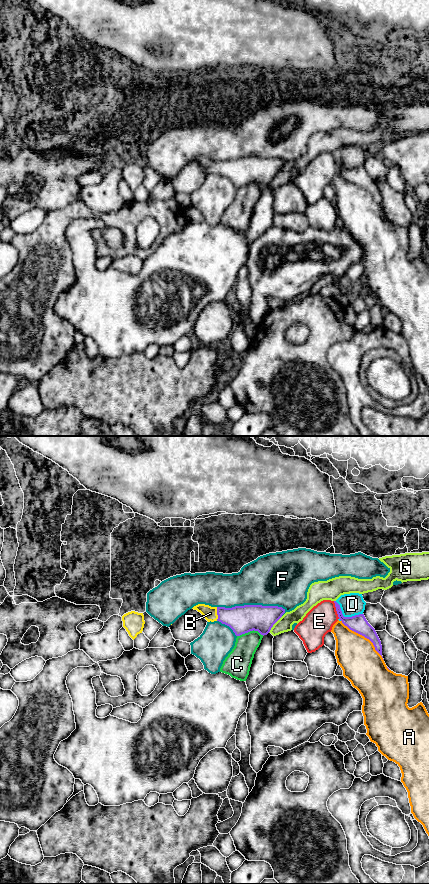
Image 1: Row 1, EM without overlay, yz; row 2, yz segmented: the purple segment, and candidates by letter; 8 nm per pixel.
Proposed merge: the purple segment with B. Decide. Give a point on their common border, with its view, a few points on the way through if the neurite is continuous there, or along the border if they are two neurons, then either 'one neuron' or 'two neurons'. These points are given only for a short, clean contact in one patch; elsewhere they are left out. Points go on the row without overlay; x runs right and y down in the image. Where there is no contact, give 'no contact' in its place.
yz (217, 166) | across yz (241, 171), (217, 166), (210, 165) | one neuron

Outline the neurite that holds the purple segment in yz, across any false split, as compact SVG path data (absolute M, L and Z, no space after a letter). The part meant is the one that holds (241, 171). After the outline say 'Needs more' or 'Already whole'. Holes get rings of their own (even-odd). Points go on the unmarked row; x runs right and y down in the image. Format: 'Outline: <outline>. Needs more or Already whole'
Outline: M198 156L192 161L200 164L208 174L219 173L229 178L236 188L253 182L258 183L263 188L267 187L285 165L285 161L282 159L262 157L225 160Z. Needs more

